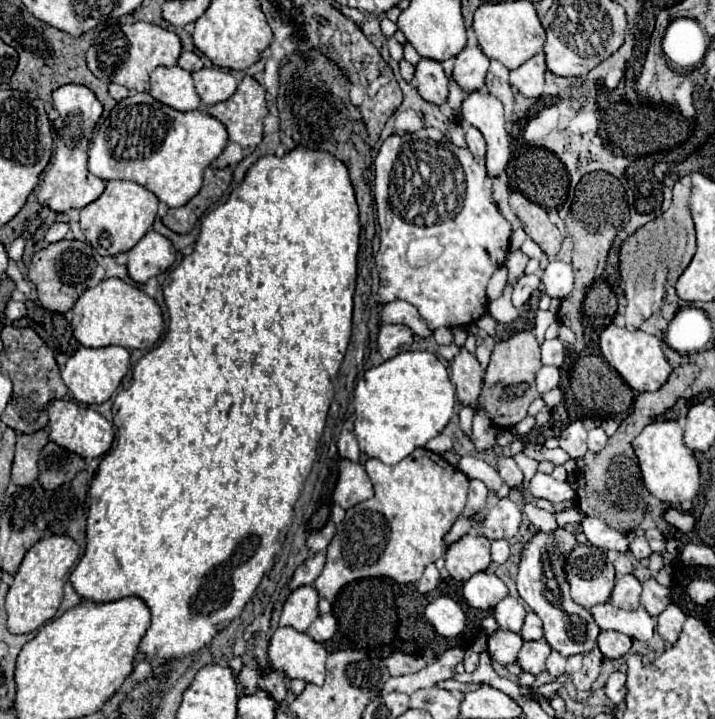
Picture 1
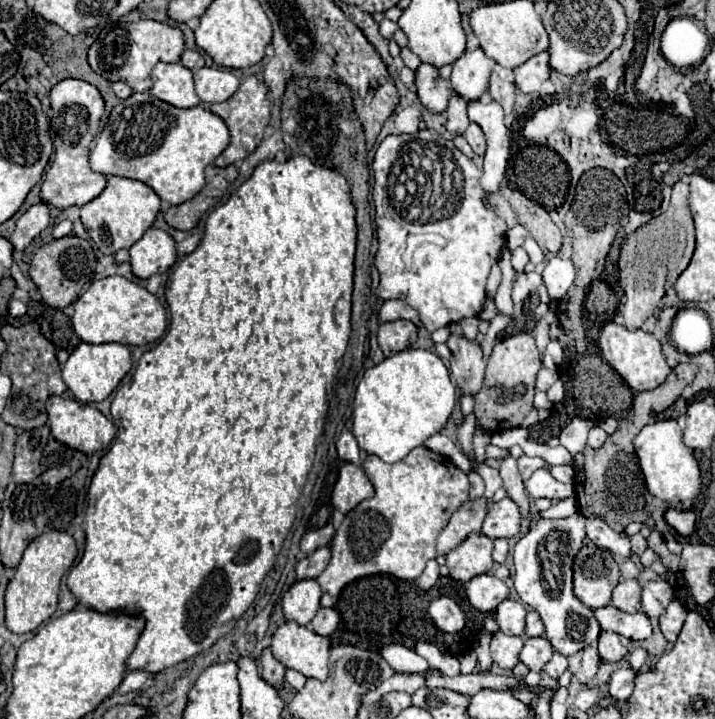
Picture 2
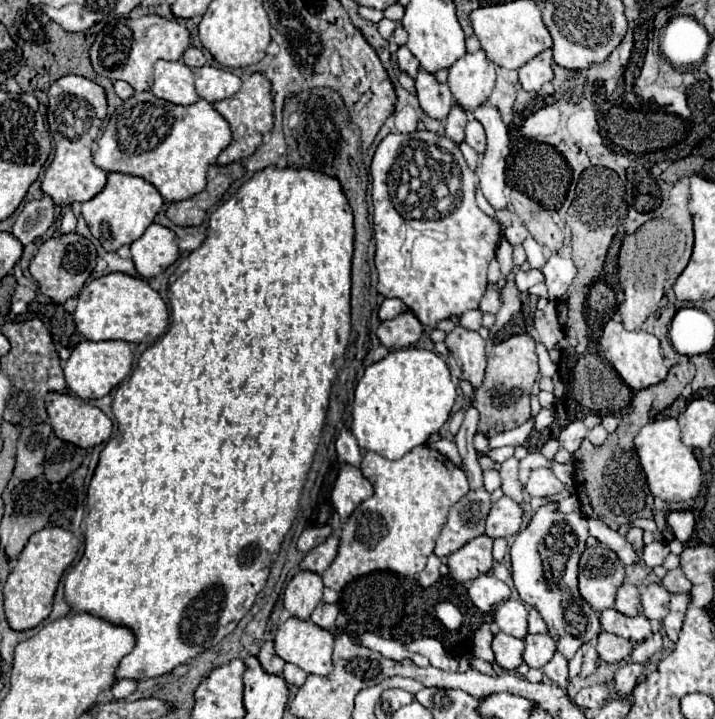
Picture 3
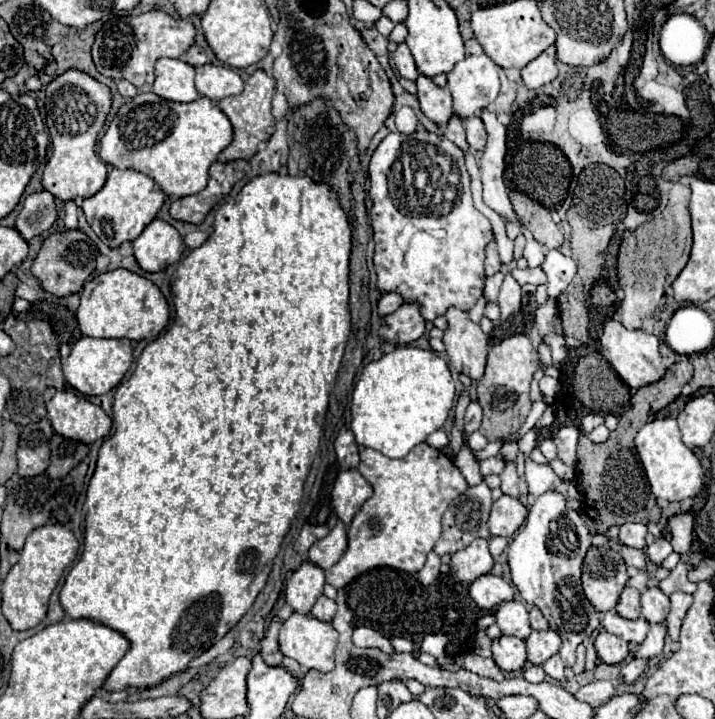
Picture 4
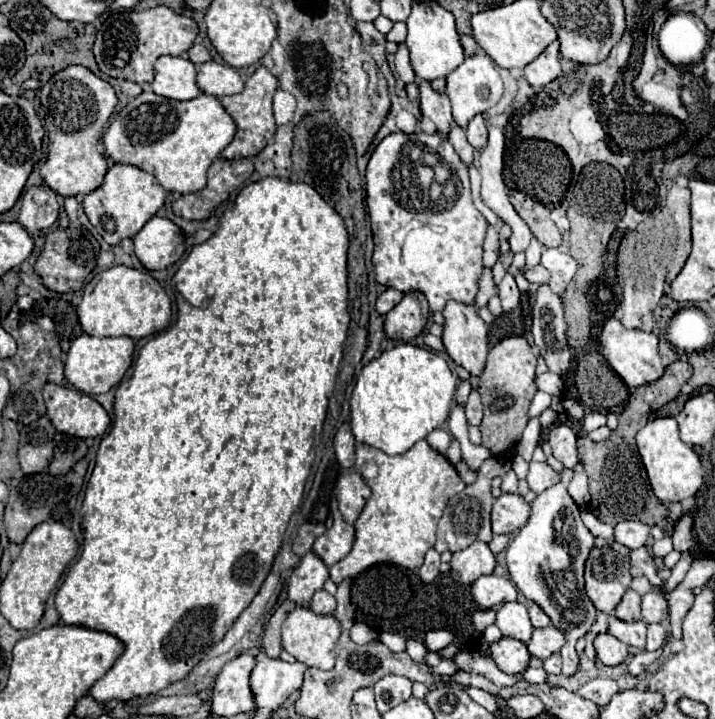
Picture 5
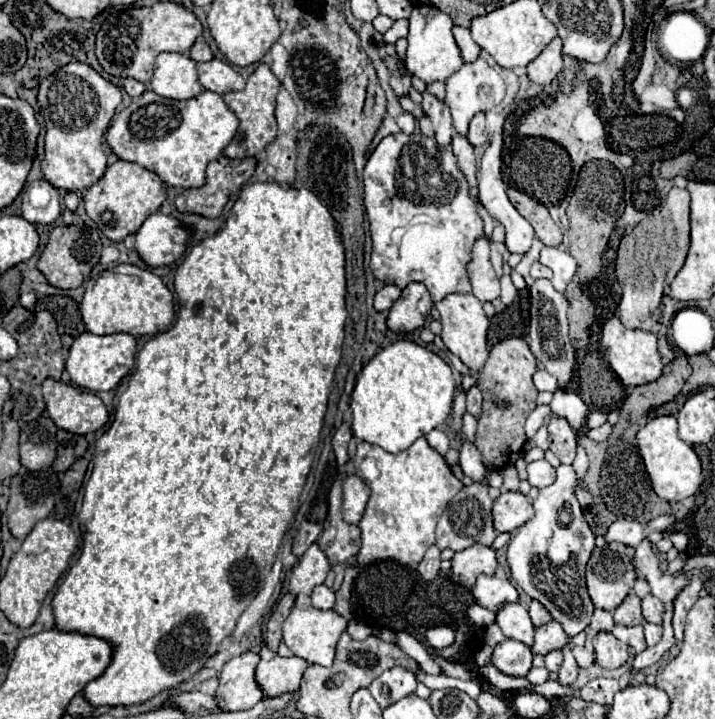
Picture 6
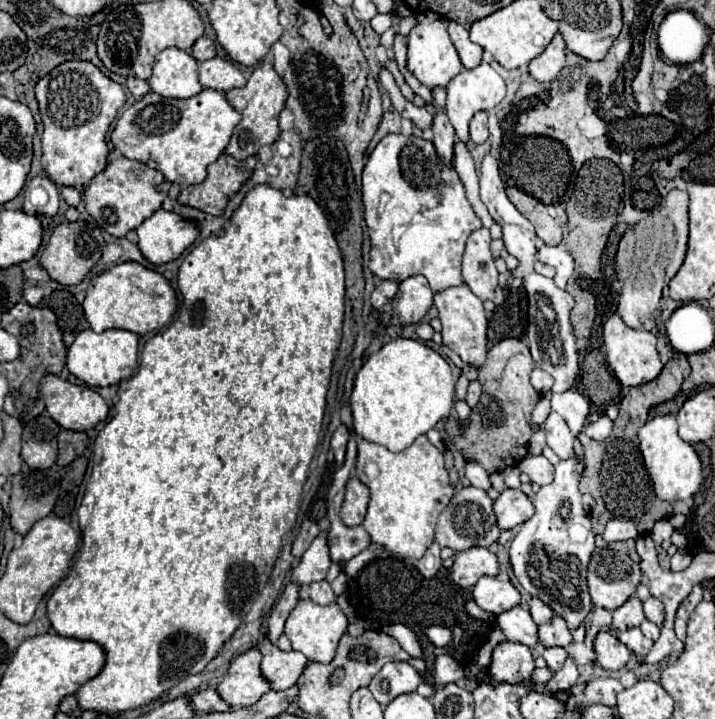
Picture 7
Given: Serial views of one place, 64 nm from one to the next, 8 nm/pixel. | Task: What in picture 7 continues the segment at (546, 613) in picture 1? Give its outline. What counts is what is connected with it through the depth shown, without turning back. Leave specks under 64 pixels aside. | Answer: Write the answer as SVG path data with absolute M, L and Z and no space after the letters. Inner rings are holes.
M576 456L556 464L554 480L548 486L542 486L534 498L536 514L518 528L510 546L510 560L518 582L526 592L544 600L558 616L566 618L570 630L578 628L592 610L586 568L596 546L590 518L580 504L582 494L578 492L578 484L582 472L584 466ZM572 658L566 660L564 668L560 672L556 672L544 686L550 694L556 694L560 690L566 690L566 688L572 688L576 684L576 678L578 678L578 670L576 670L576 664Z

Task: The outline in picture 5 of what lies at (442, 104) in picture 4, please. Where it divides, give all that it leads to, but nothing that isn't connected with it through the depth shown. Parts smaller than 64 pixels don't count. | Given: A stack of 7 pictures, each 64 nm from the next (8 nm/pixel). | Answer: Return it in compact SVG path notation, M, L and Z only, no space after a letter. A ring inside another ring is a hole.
M426 80L420 82L420 110L424 116L428 116L436 124L438 134L446 138L450 128L454 126L452 112L450 112L450 100L446 98L446 94L434 92L430 88L430 82Z

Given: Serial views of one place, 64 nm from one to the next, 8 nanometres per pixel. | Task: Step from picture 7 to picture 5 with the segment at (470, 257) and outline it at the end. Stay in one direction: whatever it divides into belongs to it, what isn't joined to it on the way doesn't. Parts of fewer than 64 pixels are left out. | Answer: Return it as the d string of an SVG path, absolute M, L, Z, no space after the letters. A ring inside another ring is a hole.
M484 266L482 276L480 276L480 280L478 280L476 306L478 306L478 308L482 308L482 306L484 306L484 304L488 304L488 300L490 300L492 296L496 296L496 294L498 294L498 286L496 286L496 284L494 284L494 280L492 280L492 270Z

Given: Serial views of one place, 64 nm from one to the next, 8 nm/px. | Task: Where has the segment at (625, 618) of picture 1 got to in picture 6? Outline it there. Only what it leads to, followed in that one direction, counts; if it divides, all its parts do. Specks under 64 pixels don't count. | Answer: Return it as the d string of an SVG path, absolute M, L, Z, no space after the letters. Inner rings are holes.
M614 626L612 634L628 644L630 648L634 648L634 652L642 652L646 650L646 640L644 640L644 632L642 632L642 626Z

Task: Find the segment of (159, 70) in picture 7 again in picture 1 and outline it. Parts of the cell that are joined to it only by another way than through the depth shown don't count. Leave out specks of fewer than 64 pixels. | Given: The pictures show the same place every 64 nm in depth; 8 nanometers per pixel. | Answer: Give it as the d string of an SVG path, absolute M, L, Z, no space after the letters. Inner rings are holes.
M158 66L150 74L150 94L174 110L186 112L200 108L200 98L188 70L180 66Z

